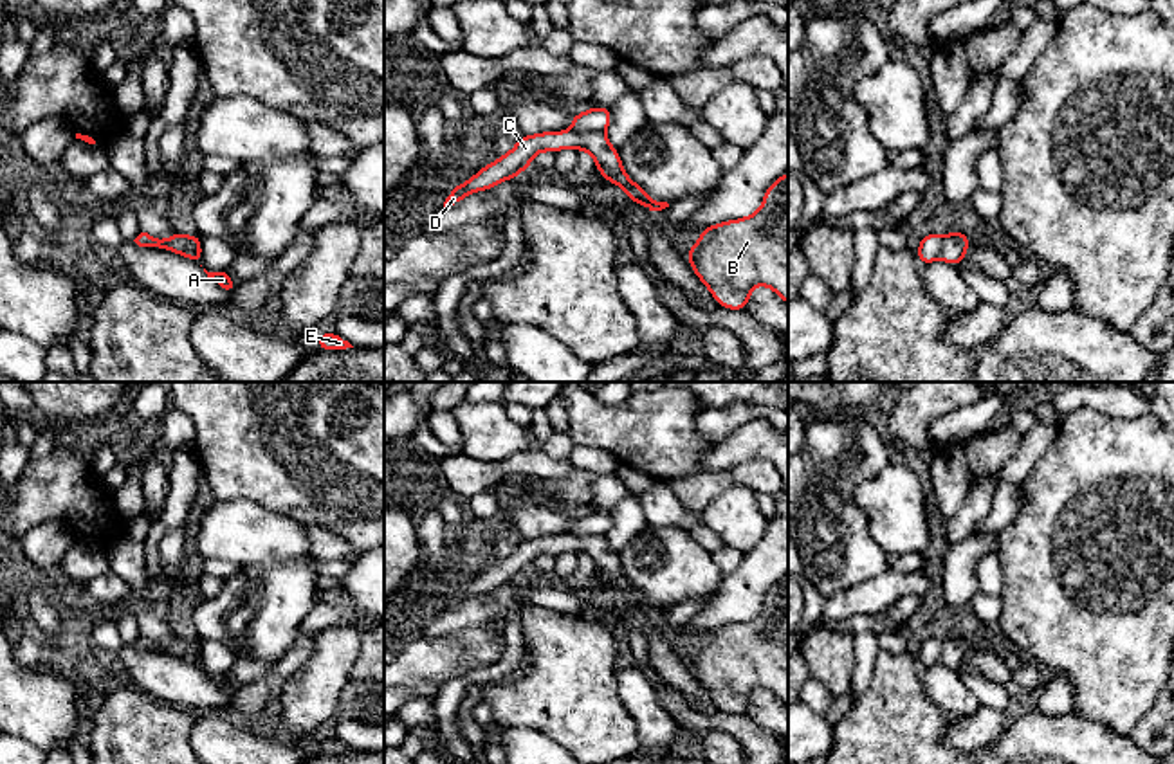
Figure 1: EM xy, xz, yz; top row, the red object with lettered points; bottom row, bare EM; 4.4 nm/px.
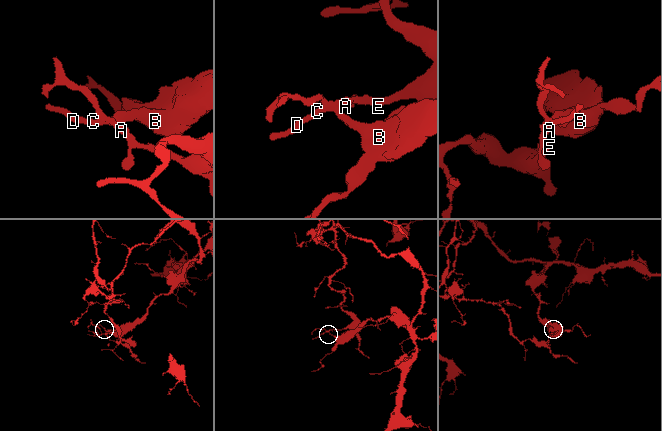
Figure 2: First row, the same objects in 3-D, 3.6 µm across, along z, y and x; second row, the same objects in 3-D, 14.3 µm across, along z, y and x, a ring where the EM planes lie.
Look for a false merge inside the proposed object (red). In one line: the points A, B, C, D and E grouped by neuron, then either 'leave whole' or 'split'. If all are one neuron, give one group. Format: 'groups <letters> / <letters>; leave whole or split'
groups A E / B C D; split

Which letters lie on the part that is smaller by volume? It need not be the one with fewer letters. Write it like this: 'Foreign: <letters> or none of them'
Foreign: A, E

